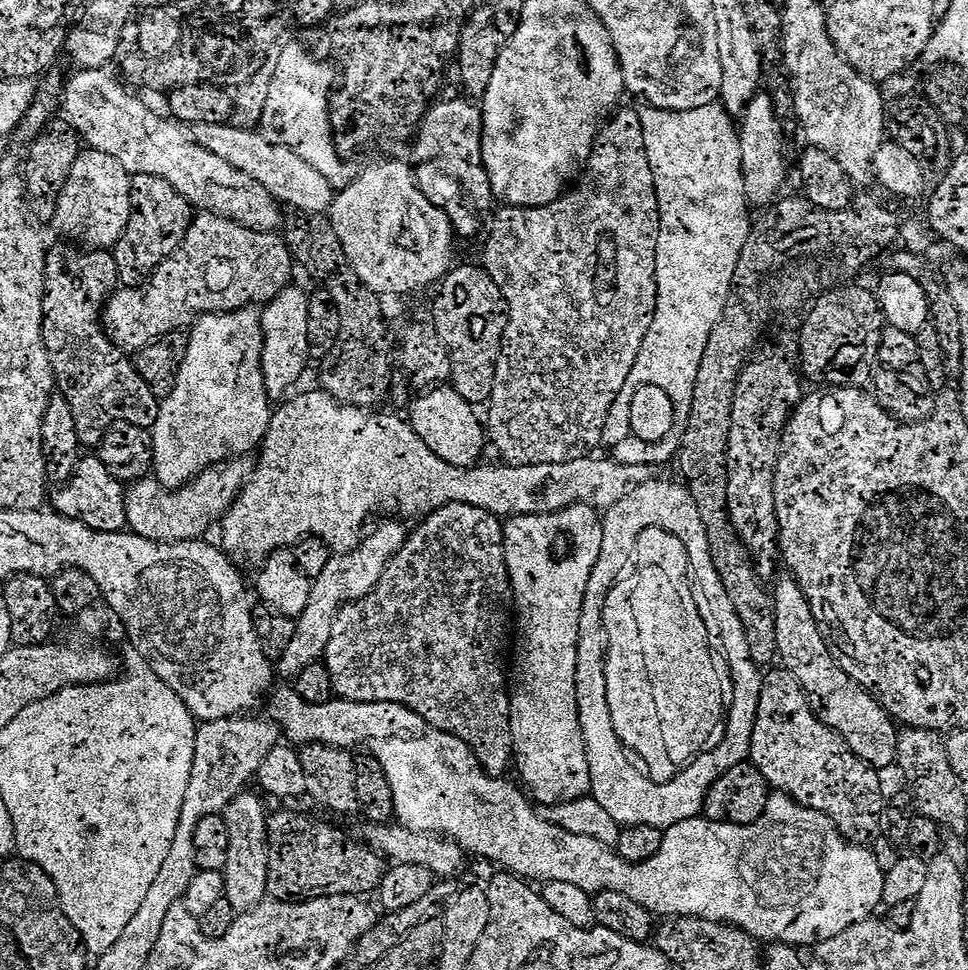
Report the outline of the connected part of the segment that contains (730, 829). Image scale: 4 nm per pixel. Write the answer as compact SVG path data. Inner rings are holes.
M288 687L282 689L276 696L276 715L274 715L274 720L282 729L283 735L285 737L289 736L289 738L293 740L289 741L296 746L322 744L325 748L338 748L341 750L364 748L360 750L363 750L369 756L373 756L382 766L382 770L386 770L386 778L390 778L390 786L394 790L394 806L396 807L395 819L398 821L399 827L414 832L421 832L422 834L430 834L431 836L443 836L453 840L465 853L473 852L474 855L481 856L484 860L493 860L494 863L500 864L496 866L511 872L512 875L520 877L520 879L525 882L537 882L536 880L540 880L539 883L541 885L552 882L569 883L589 894L614 891L617 894L624 894L627 898L633 899L634 902L638 902L639 906L644 907L646 911L652 913L653 917L656 918L697 916L700 920L709 920L710 922L728 924L740 928L756 942L764 940L763 942L767 942L768 944L791 944L800 950L804 950L807 944L819 946L825 944L830 938L838 938L838 934L842 934L842 930L850 930L850 926L875 917L877 915L876 907L881 907L881 905L884 904L886 868L882 862L870 862L870 864L872 864L872 870L862 872L862 878L858 878L858 880L849 880L848 878L840 880L840 878L836 876L836 870L824 870L824 876L828 876L828 880L816 880L816 876L820 876L820 869L813 869L812 888L808 888L808 870L804 870L804 868L800 866L800 856L802 856L802 852L800 852L798 848L792 850L792 848L782 848L782 846L780 846L780 838L782 838L782 844L796 844L796 846L809 845L809 843L804 842L804 840L796 842L796 836L798 836L798 838L809 838L808 829L805 828L805 826L801 826L799 823L783 824L782 821L771 820L771 818L755 820L753 824L719 824L707 818L682 821L672 829L664 832L664 841L662 842L661 849L658 850L652 858L648 861L641 862L641 864L631 864L631 872L628 872L629 868L624 868L624 862L620 864L623 857L619 855L615 847L608 847L602 842L596 841L594 838L583 837L582 834L568 833L566 830L560 829L554 824L549 824L541 813L539 816L539 814L535 812L537 809L534 807L533 801L529 799L515 783L512 785L511 782L508 781L508 778L497 778L485 773L483 766L478 762L478 758L475 752L472 751L471 746L458 738L454 738L454 734L446 734L442 730L430 726L430 722L426 722L418 714L414 714L414 710L410 710L403 704L391 704L390 702L350 702L349 700L342 700L339 698L333 698L326 701L324 704L311 704L308 701L304 701L299 693L291 687ZM790 852L796 852L796 854L798 854L796 860L794 860L794 856L792 856Z

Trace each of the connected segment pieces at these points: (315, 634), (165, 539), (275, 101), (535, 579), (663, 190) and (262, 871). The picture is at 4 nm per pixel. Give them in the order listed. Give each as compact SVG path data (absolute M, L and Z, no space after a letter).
M396 518L388 520L372 529L361 539L352 551L333 555L325 570L311 583L308 604L296 620L293 641L282 658L276 662L277 673L289 678L299 677L303 671L319 663L329 645L336 616L345 605L366 597L376 588L385 572L386 566L396 556L408 537L408 528L403 521Z
M247 456L217 464L178 489L166 488L155 478L139 480L126 494L129 529L160 544L201 539L232 508L254 472L255 459Z
M303 45L286 46L275 59L272 68L274 74L266 90L258 130L268 142L292 149L306 162L310 162L326 175L326 180L339 192L352 184L354 171L338 156L333 144L336 140L334 126L330 122L330 96L332 94L333 97L336 86L334 72L326 63L314 58L300 46Z
M575 504L550 514L513 516L504 524L504 557L514 601L512 758L520 771L519 783L537 805L572 803L594 788L579 722L575 671L583 596L601 553L602 534L601 513L591 504Z
M713 102L710 106L681 112L644 106L639 109L639 114L660 211L656 251L656 309L650 330L646 330L646 338L642 338L642 350L638 350L638 358L634 358L634 370L630 370L630 378L626 378L626 386L622 386L606 418L600 442L605 449L613 450L631 436L630 402L634 402L634 394L649 386L661 388L670 394L676 415L676 424L670 434L655 444L655 457L659 462L664 462L667 456L675 457L679 453L680 443L684 441L684 431L694 402L694 388L698 382L698 368L702 366L702 354L706 354L706 342L710 342L714 326L718 326L724 316L727 300L733 292L734 274L742 258L742 246L750 235L754 216L748 213L750 205L742 170L740 133L723 103Z
M245 790L223 812L229 837L229 853L224 867L224 893L227 907L236 914L250 911L267 899L269 878L268 810L257 794Z

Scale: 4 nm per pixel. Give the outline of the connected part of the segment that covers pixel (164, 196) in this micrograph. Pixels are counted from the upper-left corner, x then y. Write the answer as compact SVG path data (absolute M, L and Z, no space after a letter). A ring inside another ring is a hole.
M138 174L132 178L132 213L130 222L116 244L114 255L120 271L121 281L128 286L140 286L151 277L156 268L167 256L172 256L186 238L188 226L178 230L168 230L168 224L174 224L176 210L172 208L172 192L166 181L150 174ZM162 230L162 234L160 234Z

